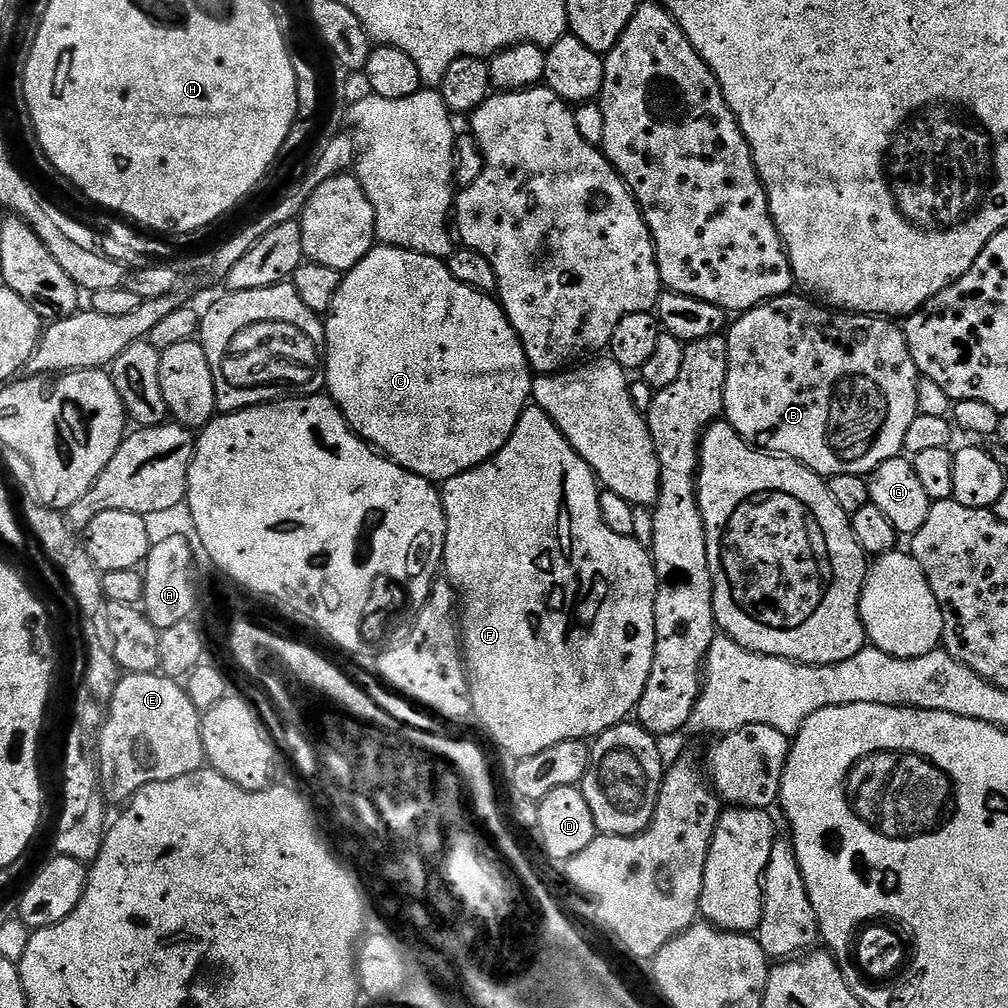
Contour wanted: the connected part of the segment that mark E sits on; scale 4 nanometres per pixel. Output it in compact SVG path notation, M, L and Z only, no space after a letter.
M160 672L121 675L116 682L112 699L107 701L106 715L98 737L100 778L107 795L124 802L147 784L170 782L205 767L201 719L201 709L196 708L194 702L190 702L188 689L181 681L171 680Z

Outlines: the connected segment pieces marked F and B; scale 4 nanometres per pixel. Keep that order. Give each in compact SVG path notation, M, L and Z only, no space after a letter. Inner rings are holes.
M535 406L524 409L518 418L518 426L514 426L514 434L510 434L506 446L502 446L496 456L466 474L443 481L446 546L442 572L456 589L458 597L458 627L462 633L464 666L468 674L468 696L472 699L472 712L480 719L481 726L492 735L493 742L502 751L509 752L512 758L542 754L542 750L558 746L558 742L587 741L602 735L615 724L625 723L635 713L636 703L642 698L652 673L656 645L656 568L652 565L651 551L645 545L633 537L605 529L600 505L601 491L591 466L572 449L552 419Z
M789 294L787 296L779 296L773 300L768 300L765 304L760 304L756 308L751 308L749 312L739 313L731 321L730 327L726 332L728 341L728 369L726 370L726 394L724 395L724 415L723 419L727 420L728 425L736 431L744 440L751 442L755 447L782 456L789 456L791 460L796 460L799 464L805 464L811 472L817 472L822 477L837 476L838 474L858 474L867 477L875 468L882 466L882 462L886 462L890 458L901 455L904 452L904 443L906 442L906 429L910 427L910 422L914 422L914 418L918 412L918 382L922 379L920 371L914 366L914 358L910 358L910 346L904 337L904 329L899 323L893 322L891 319L883 316L866 316L855 312L841 312L833 310L811 298L807 295Z

